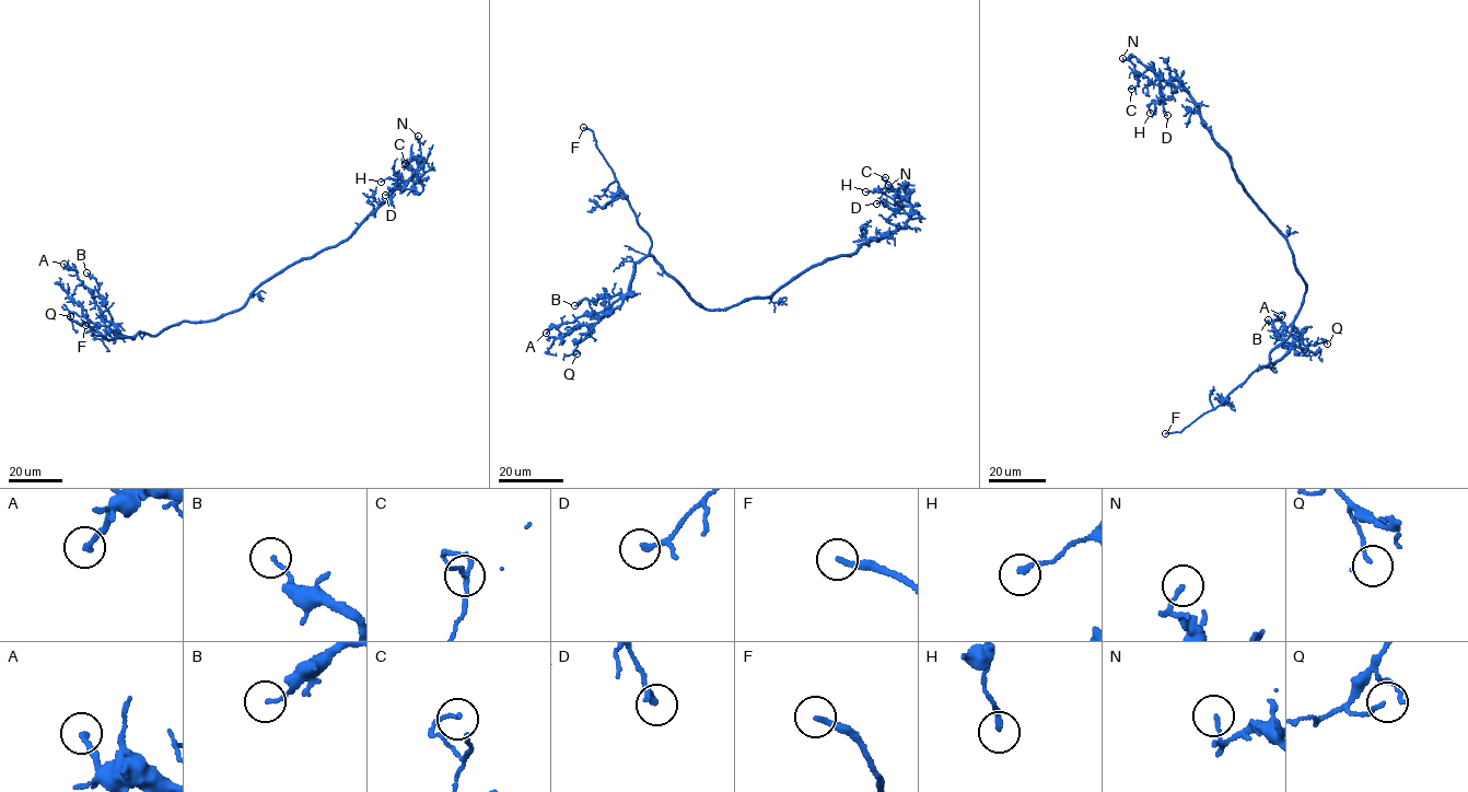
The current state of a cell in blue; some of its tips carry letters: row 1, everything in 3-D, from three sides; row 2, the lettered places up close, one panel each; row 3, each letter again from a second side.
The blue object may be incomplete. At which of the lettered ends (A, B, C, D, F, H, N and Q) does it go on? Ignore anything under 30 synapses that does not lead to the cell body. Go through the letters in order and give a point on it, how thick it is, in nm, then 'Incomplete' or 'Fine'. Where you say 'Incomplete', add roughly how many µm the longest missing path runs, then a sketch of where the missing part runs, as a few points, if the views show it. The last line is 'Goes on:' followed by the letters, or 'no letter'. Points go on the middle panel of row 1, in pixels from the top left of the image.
A: Place: (546, 333). Thickness 200 nm. Fine
B: Place: (574, 305). Thickness 120 nm. Fine
C: Place: (885, 177). Thickness 110 nm. Fine
D: Place: (876, 204). Thickness 130 nm. Fine
F: Place: (583, 127). Thickness 220 nm. Incomplete. Missing length about 20 µm
H: Place: (865, 191). Thickness 180 nm. Fine
N: Place: (888, 185). Thickness 140 nm. Fine
Q: Place: (577, 353). Thickness 110 nm. Fine
Goes on: F

